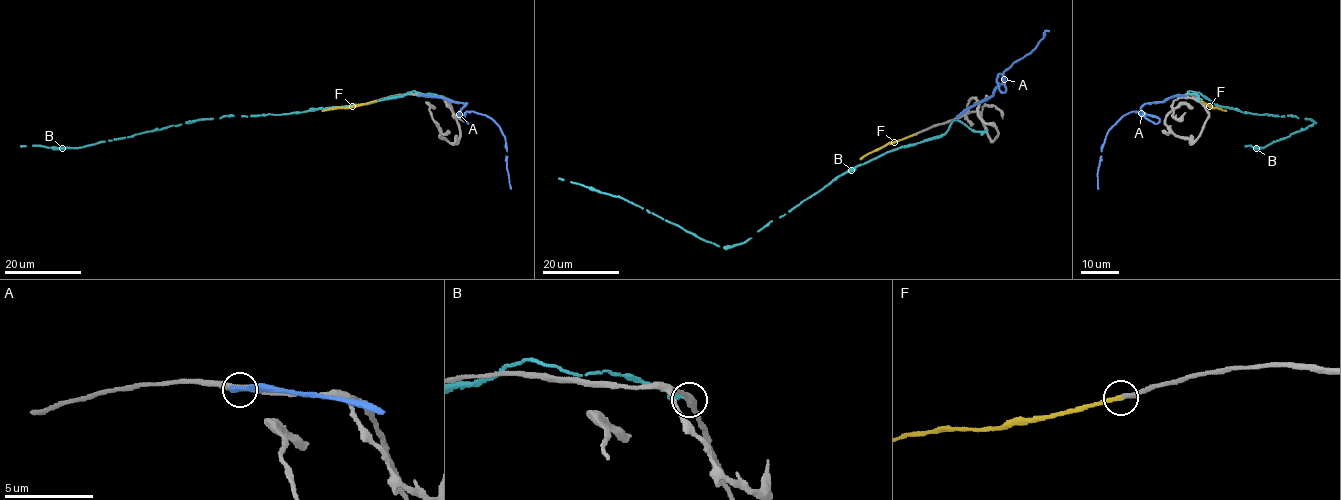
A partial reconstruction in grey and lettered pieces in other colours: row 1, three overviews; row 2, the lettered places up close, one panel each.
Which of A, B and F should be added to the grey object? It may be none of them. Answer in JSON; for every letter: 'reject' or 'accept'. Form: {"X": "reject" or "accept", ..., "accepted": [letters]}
{"A": "reject", "B": "reject", "F": "accept", "accepted": ["F"]}

